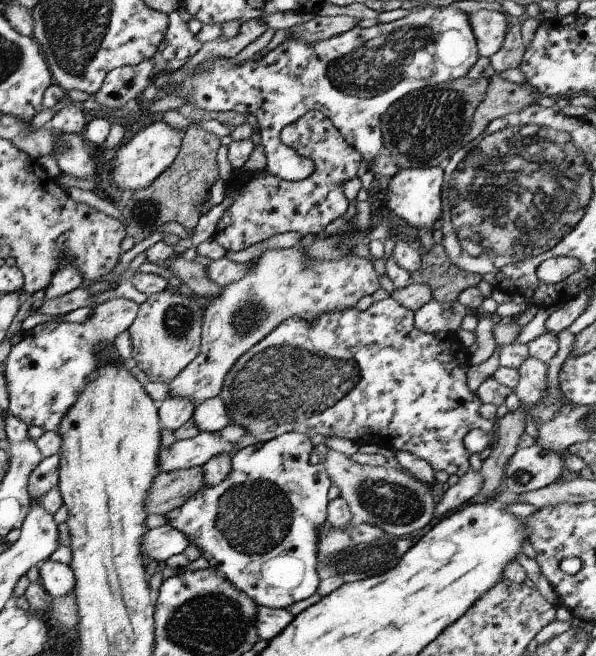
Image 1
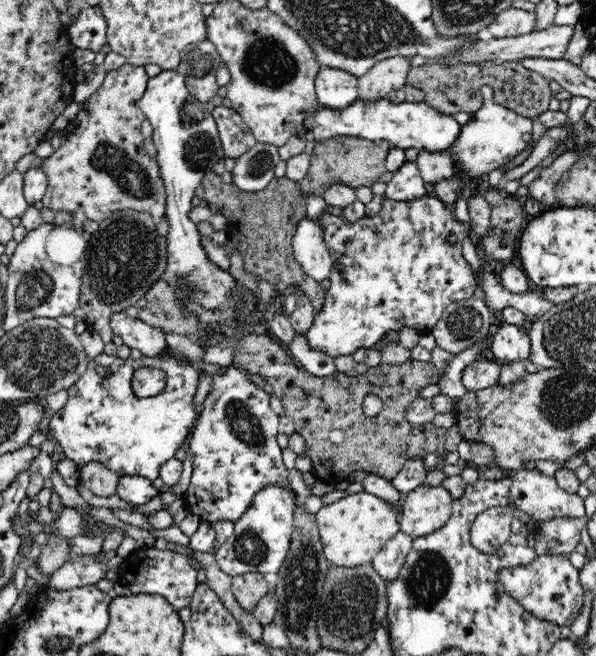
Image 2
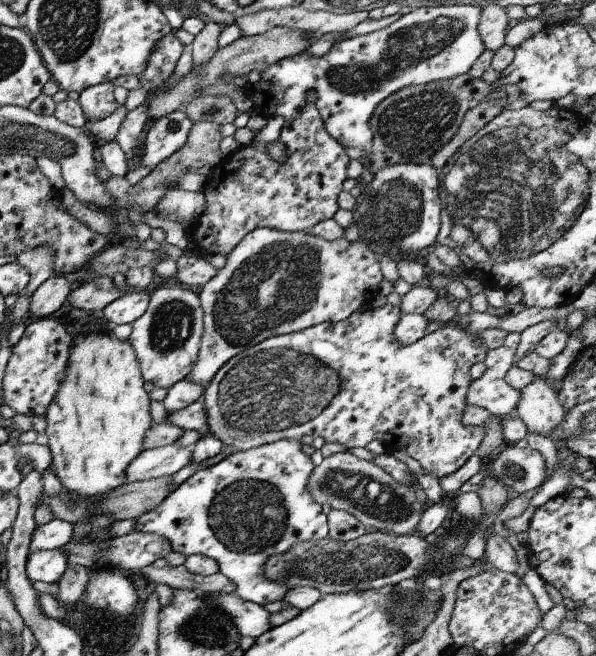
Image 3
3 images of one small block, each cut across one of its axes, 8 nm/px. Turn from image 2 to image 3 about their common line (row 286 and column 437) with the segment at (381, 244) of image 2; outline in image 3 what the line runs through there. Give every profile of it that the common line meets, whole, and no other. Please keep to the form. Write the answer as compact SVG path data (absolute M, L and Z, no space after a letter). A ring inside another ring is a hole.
M387 304L382 308L367 308L361 312L353 312L353 314L350 314L342 321L319 323L302 331L269 337L259 344L247 347L239 354L233 355L220 369L217 369L214 377L204 388L202 403L207 415L207 431L214 437L217 437L223 445L232 447L234 451L246 451L253 447L274 443L281 439L300 439L301 436L312 436L313 439L316 436L321 436L325 443L333 442L333 444L343 446L346 450L357 446L363 448L371 440L379 440L384 445L386 454L391 454L394 450L403 450L403 452L407 453L407 456L417 460L421 468L432 472L439 479L442 476L453 474L455 470L461 468L467 462L469 456L474 454L484 435L482 426L463 425L460 422L460 418L462 410L466 405L464 403L464 396L471 382L468 370L472 364L482 362L488 349L478 334L474 335L464 331L455 322L445 323L437 330L424 335L409 346L398 345L392 332L400 314L399 308L393 308Z

